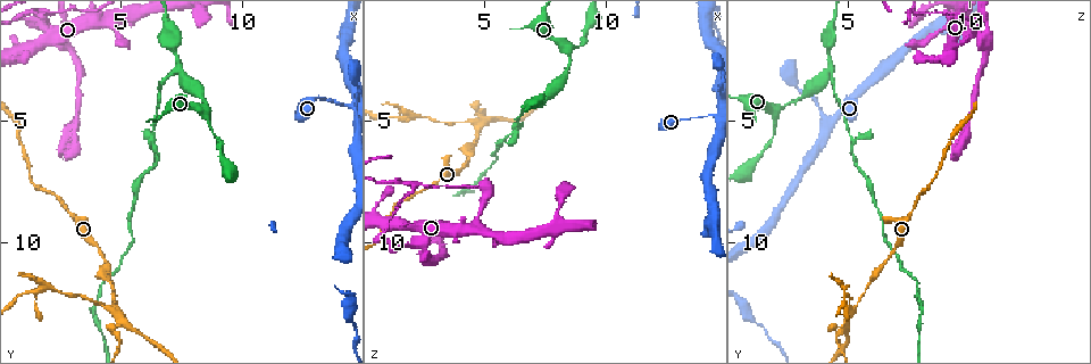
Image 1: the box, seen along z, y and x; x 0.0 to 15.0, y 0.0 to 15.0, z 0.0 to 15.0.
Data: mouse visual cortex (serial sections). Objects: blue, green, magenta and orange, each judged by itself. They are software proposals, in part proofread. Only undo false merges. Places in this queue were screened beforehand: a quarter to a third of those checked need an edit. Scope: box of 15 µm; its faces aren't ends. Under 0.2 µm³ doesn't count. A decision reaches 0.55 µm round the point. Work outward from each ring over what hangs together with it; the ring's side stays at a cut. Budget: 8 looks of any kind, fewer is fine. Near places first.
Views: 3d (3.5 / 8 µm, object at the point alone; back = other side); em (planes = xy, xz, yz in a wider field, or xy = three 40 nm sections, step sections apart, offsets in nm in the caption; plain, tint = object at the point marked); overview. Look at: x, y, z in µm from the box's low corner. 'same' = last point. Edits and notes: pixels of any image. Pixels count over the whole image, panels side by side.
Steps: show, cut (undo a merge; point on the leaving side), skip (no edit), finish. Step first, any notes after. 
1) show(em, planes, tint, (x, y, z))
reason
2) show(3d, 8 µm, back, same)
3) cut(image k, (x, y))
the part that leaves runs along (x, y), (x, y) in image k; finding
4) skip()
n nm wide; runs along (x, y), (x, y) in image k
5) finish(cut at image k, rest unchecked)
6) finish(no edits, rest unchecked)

show(3d, 8 µm, (8.4, 4.4, 2.0))
calibre changes

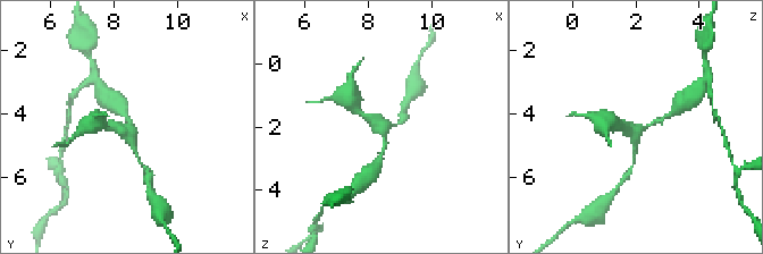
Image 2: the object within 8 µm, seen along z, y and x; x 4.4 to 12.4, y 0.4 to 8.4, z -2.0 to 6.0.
show(em, xy, step 1, tint, (8.3, 4.5, 2.0))
3 arms; arms of 150, 150, 250 nm

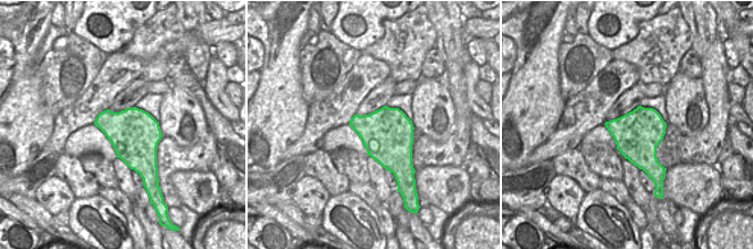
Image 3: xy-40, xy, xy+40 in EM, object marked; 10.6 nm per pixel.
skip()
runs along (353, 107), (384, 128), (382, 154) in image 2; continuous, no second cell

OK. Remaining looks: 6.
show(em, xy, step 5, tint, (2.4, 12.0, 4.9))
thin neck

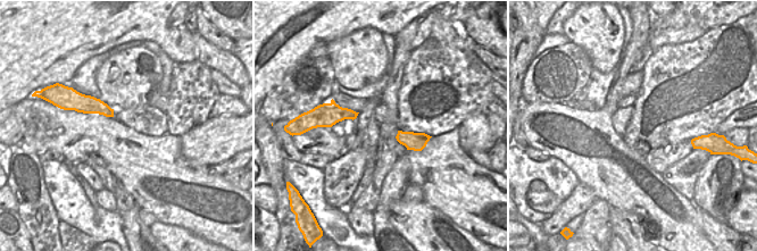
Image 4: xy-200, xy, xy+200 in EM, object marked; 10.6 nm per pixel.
show(3d, 3.5 µm, same)

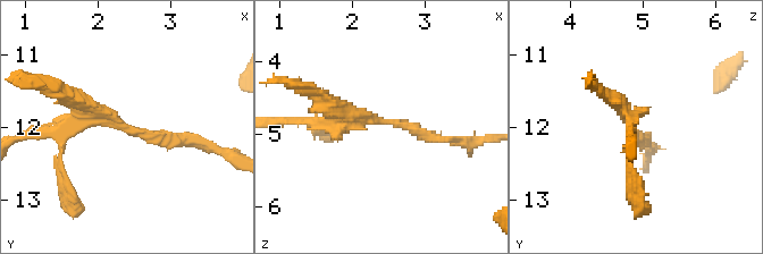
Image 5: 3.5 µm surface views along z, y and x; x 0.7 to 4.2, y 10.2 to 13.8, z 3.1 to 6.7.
cut(image 5, (34, 132))
the part that leaves runs along (100, 118), (31, 135) in image 5; a second cell is stuck on

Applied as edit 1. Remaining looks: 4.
show(3d, 3.5 µm, (7.4, 2.8, 4.3))
abrupt turn

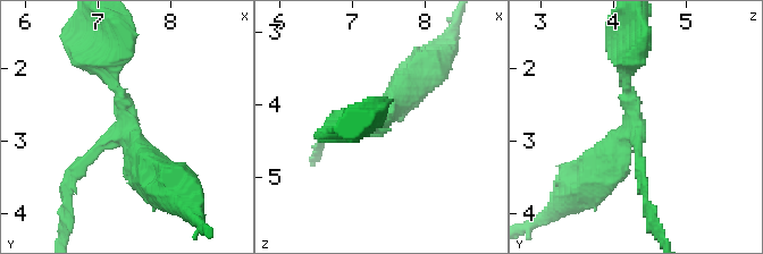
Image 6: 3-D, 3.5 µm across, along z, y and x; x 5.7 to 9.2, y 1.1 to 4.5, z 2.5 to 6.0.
show(em, planes, tint, (7.45, 2.90, 4.25))
3 arms; arms of 150, 150, 500 nm; need the tissue

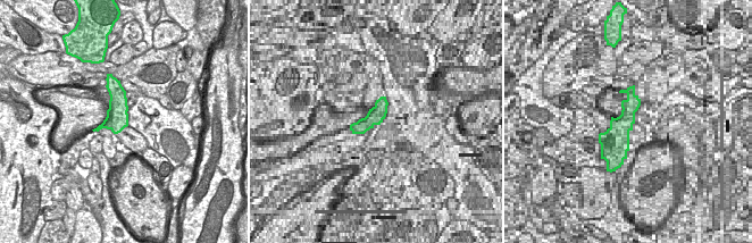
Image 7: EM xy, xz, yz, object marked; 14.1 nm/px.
skip()
runs along (420, 74), (375, 127), (326, 133) in image 6; continuous, no second cell

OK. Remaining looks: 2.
finish(cut at image 5, rest unchecked)

